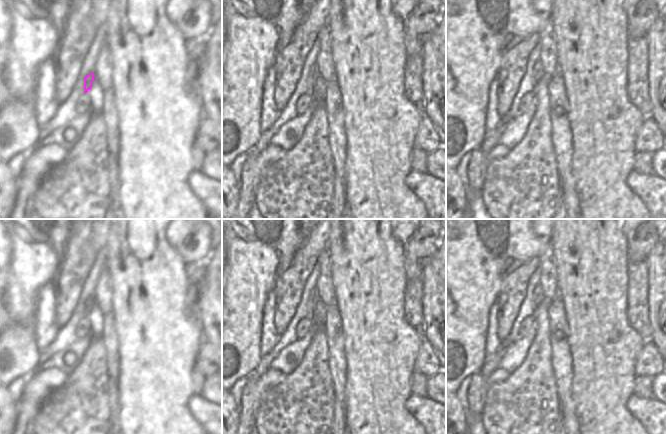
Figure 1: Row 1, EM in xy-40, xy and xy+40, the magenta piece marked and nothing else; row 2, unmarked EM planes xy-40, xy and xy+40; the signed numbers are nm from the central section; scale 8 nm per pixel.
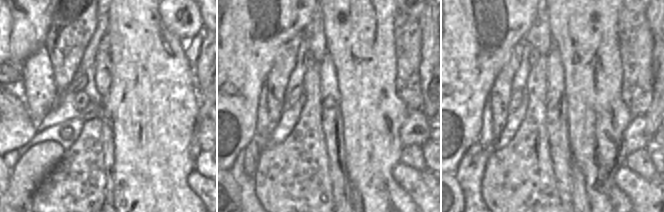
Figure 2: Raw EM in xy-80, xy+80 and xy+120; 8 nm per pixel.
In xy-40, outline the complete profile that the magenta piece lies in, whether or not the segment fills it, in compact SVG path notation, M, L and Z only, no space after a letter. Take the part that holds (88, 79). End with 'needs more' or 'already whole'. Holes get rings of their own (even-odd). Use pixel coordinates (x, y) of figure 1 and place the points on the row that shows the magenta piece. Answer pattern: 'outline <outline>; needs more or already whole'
outline M91 72L89 74L87 74L85 77L84 77L84 93L86 94L90 88L92 87L92 81L93 79L95 78L94 77L94 72Z; already whole

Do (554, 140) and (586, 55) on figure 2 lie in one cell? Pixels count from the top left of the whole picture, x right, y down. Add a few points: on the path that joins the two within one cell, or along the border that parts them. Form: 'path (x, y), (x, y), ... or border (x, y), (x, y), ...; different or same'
border (564, 84), (566, 121), (569, 130); different

